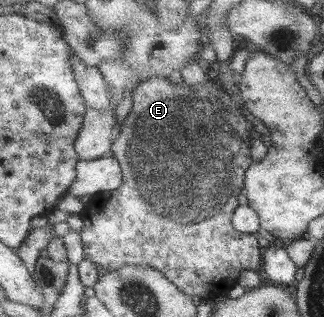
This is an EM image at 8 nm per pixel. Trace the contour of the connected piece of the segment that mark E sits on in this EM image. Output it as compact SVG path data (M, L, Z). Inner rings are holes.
M215 69L212 72L212 74L207 78L206 82L203 82L200 86L189 86L185 80L183 80L180 84L173 84L171 80L168 80L167 78L164 78L164 76L153 76L152 78L145 79L142 84L139 86L136 86L136 89L133 93L133 100L134 105L132 108L132 111L128 114L127 118L121 122L119 134L117 138L115 139L115 142L112 147L112 154L111 156L114 157L119 163L121 163L121 169L123 169L123 185L121 185L121 188L119 190L115 190L111 194L111 200L107 200L106 202L97 202L95 206L97 206L97 212L93 210L93 212L87 212L87 218L85 218L85 224L83 227L83 232L81 232L83 236L83 240L81 243L84 245L84 251L85 251L85 258L99 264L99 266L102 266L104 268L107 268L109 272L115 270L115 269L121 269L121 267L125 267L125 265L139 265L139 267L143 266L151 266L163 273L165 273L165 277L167 277L173 284L177 285L179 287L179 290L183 291L183 293L191 296L198 296L200 300L214 300L217 298L217 296L221 295L227 295L230 290L237 285L237 278L241 276L241 273L245 270L253 270L258 271L259 268L261 268L261 264L264 264L264 249L261 247L261 244L259 244L259 240L257 240L258 235L257 234L242 234L241 232L238 232L236 228L233 225L232 219L234 218L234 214L236 212L236 208L239 206L239 194L241 194L241 190L244 188L244 181L246 178L246 172L249 170L249 168L253 165L254 159L252 158L251 153L251 140L254 140L251 138L251 130L253 130L253 124L243 116L243 108L240 108L238 106L237 100L235 100L235 97L231 96L227 90L221 86L219 80L217 80L217 76L214 75Z

